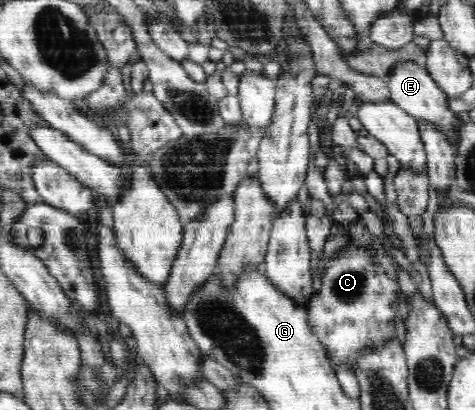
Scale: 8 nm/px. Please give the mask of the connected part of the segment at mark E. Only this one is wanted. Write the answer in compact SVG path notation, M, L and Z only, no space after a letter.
M399 61L387 79L387 85L390 92L390 101L401 107L406 113L419 121L429 121L433 123L439 130L443 130L449 140L453 143L457 140L457 121L459 117L449 108L449 98L445 92L437 86L437 83L431 78L426 71L425 66L418 65L413 61Z

